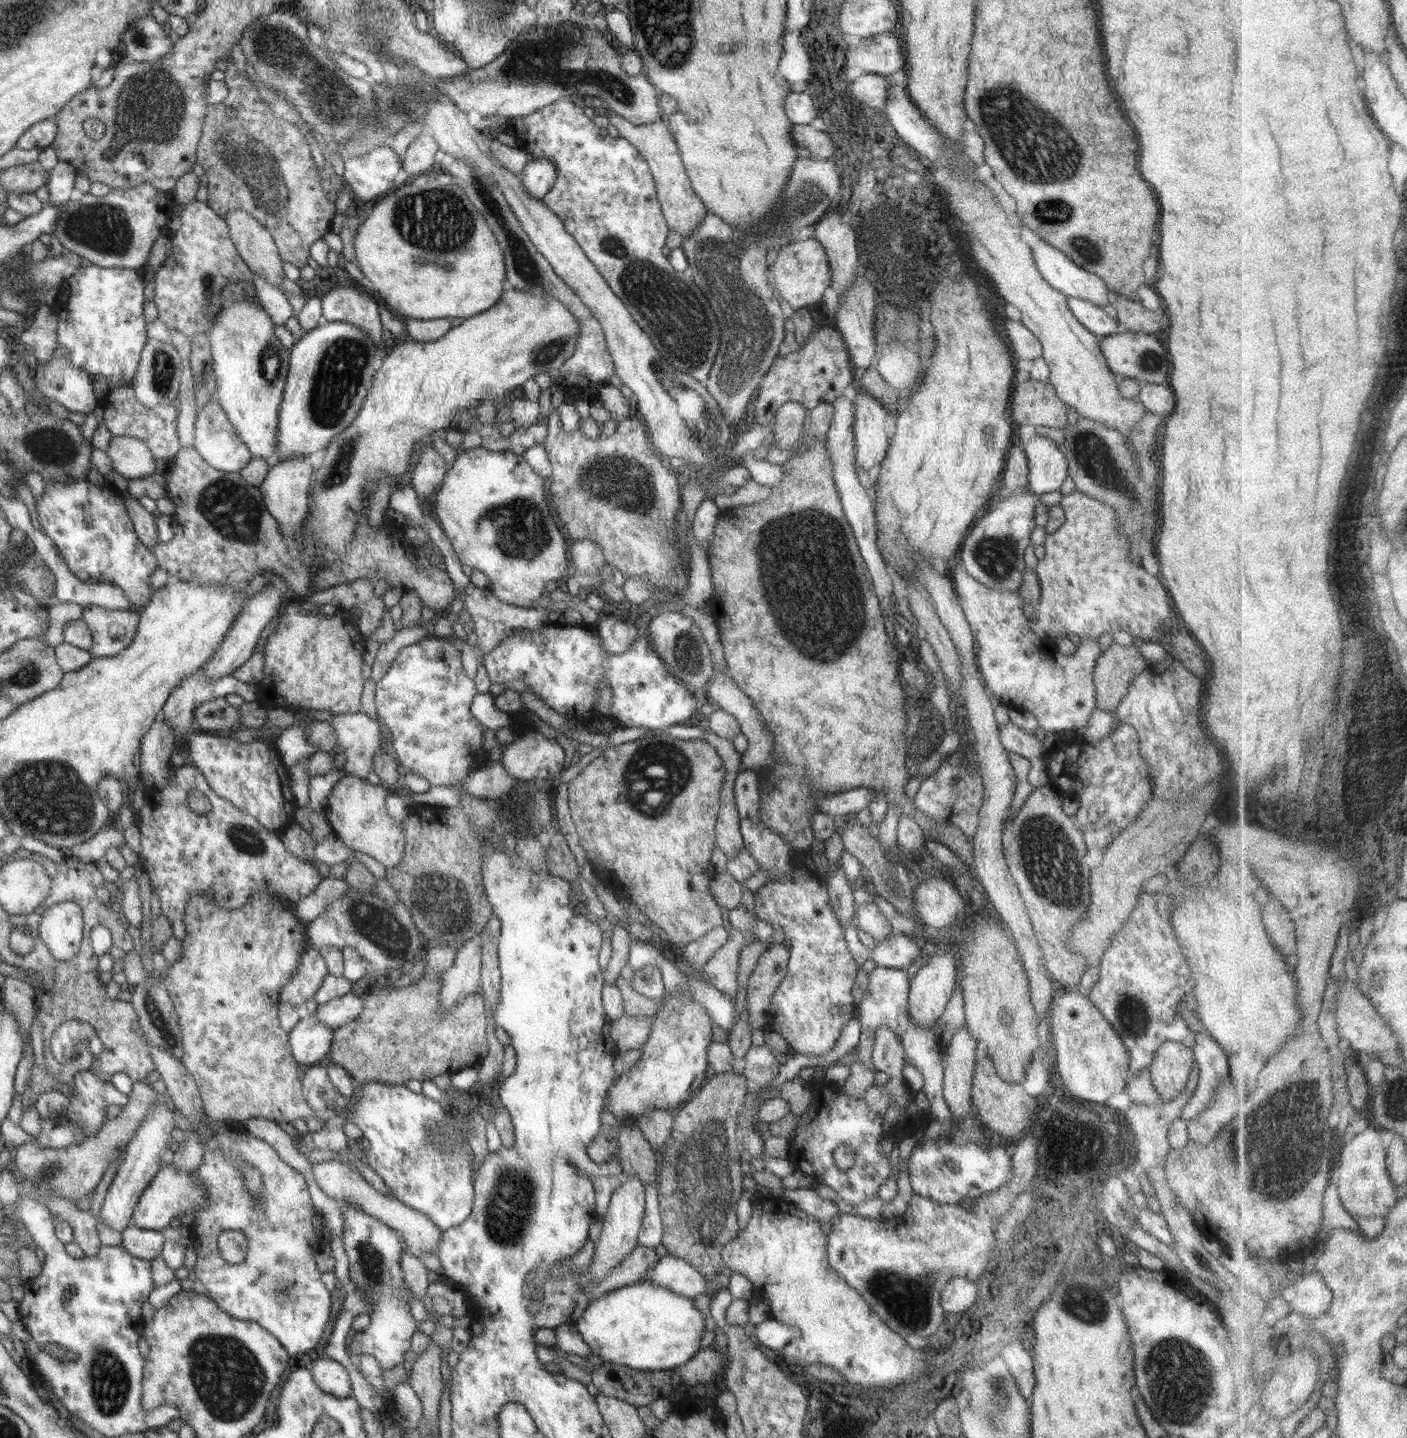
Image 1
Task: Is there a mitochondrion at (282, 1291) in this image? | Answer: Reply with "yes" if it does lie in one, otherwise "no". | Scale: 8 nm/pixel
yes

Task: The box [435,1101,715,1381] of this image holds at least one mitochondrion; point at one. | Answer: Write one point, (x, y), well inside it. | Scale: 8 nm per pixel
(509, 1207)

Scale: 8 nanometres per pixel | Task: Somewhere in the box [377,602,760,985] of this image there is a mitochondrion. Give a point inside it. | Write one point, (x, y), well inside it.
(669, 767)

